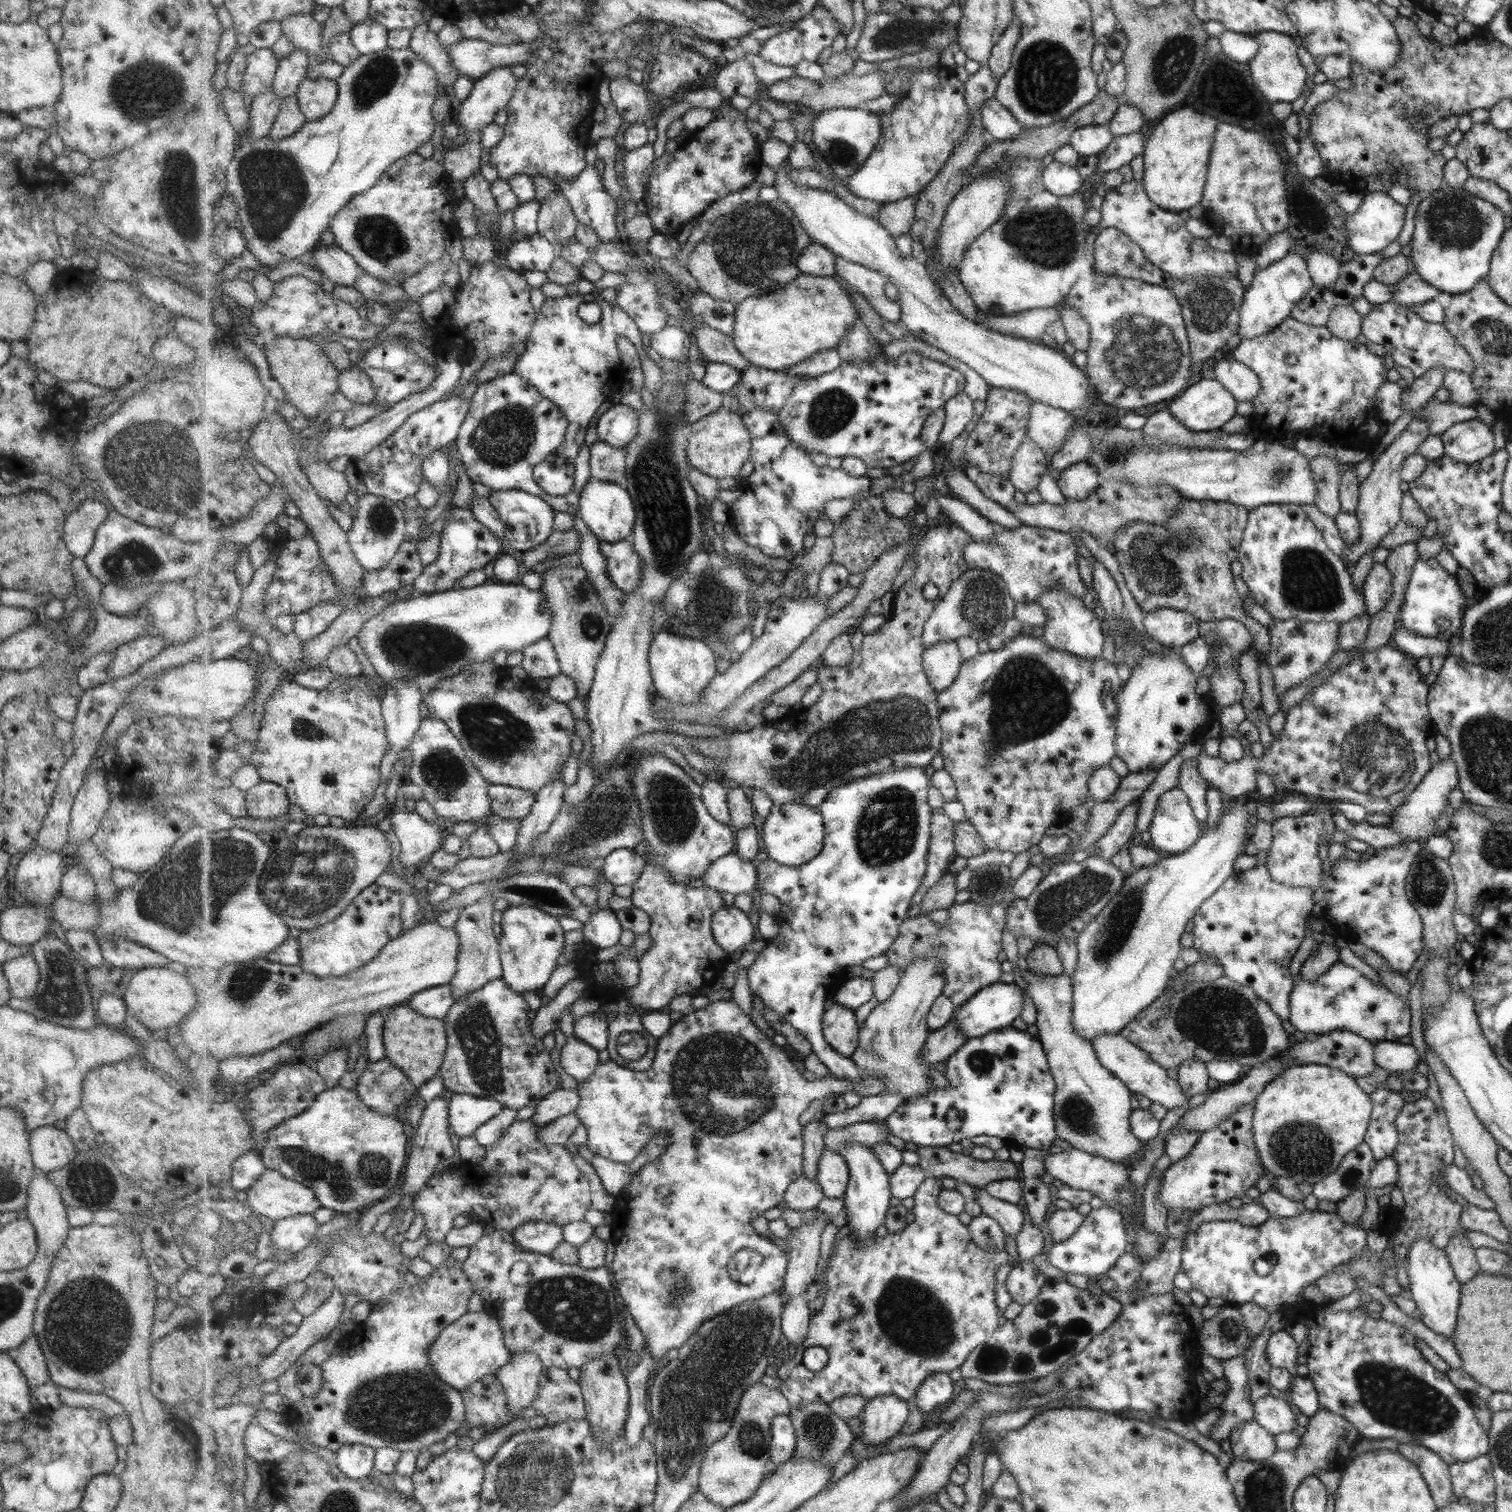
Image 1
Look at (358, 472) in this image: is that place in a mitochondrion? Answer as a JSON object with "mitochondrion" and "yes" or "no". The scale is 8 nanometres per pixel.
{"mitochondrion":"no"}

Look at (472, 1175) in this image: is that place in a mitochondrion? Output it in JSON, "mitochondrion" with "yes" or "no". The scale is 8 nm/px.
{"mitochondrion":"no"}

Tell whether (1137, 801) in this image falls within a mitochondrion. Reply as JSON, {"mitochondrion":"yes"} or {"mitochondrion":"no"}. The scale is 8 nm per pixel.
{"mitochondrion":"no"}

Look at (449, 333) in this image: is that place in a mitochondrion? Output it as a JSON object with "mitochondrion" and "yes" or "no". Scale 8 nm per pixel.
{"mitochondrion":"no"}

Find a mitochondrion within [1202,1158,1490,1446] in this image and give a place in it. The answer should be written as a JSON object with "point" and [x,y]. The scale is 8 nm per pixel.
{"point":[1395,1397]}

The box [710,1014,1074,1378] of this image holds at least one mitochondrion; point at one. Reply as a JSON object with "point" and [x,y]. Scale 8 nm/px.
{"point":[908,1313]}

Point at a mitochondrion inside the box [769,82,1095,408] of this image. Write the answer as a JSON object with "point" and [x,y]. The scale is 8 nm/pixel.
{"point":[1045,236]}

